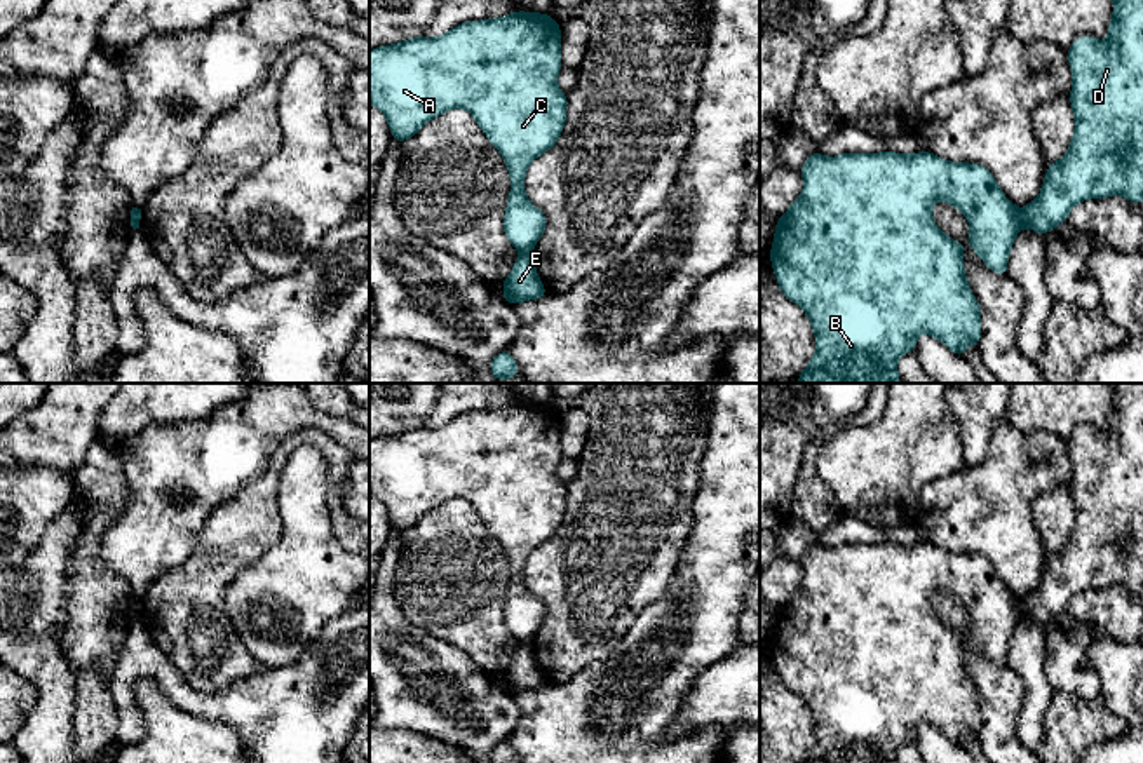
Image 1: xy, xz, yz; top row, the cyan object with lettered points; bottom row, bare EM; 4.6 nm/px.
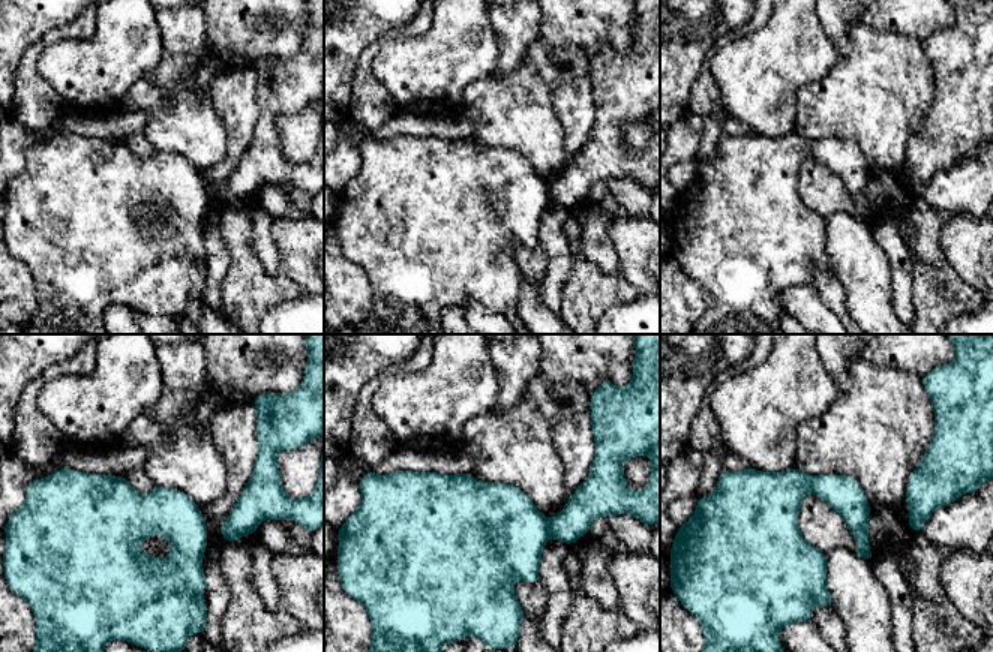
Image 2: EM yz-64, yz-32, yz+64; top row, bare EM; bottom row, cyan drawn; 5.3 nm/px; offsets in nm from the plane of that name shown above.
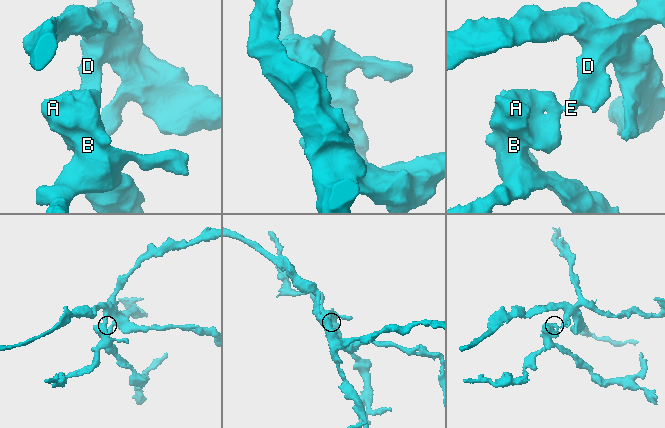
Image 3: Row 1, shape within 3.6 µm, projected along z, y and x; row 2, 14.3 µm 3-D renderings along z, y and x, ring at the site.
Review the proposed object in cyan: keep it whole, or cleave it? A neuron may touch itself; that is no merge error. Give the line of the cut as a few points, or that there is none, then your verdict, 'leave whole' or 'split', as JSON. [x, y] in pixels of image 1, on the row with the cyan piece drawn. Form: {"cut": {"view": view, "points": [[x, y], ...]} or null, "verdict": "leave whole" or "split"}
{"cut": {"view": "yz", "points": [[1018, 211], [1023, 225]]}, "verdict": "split"}

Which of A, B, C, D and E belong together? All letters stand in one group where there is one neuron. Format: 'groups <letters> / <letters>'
groups A B C / D E

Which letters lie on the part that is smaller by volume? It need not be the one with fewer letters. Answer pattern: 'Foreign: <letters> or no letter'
Foreign: A, B, C

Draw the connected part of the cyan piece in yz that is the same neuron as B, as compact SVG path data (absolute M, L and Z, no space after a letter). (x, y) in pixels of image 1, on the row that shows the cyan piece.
M814 152L800 172L805 181L801 195L777 218L770 247L781 291L803 308L815 333L815 354L796 378L798 383L901 383L897 359L915 352L922 333L937 338L957 355L964 355L967 345L979 345L981 310L967 284L964 244L944 235L932 221L932 204L944 200L962 211L971 225L967 244L991 272L1007 275L1007 258L1023 221L1019 209L1002 193L986 167L948 162L930 152L842 153L838 157Z

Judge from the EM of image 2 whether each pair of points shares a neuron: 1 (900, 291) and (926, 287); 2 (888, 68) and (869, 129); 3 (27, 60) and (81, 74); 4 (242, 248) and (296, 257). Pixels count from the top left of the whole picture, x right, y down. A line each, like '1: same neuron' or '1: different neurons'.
1: different neurons
2: same neuron
3: different neurons
4: different neurons

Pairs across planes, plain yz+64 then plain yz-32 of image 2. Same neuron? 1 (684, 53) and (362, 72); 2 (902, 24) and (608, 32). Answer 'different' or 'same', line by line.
1: different
2: same

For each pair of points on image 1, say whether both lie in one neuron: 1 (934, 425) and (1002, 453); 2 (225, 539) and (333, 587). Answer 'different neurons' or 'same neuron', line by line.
1: different neurons
2: different neurons

